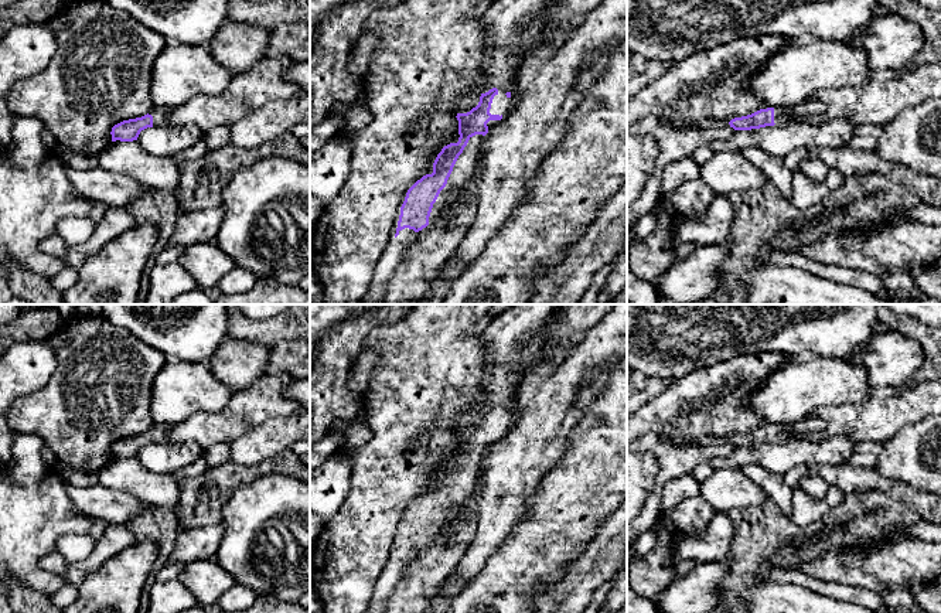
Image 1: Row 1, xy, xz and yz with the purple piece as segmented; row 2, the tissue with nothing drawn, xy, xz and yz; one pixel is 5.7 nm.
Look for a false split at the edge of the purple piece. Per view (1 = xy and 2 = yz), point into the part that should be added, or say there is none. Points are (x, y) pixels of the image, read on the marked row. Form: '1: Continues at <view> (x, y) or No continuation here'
1: Continues at xy (159, 115)
2: Continues at yz (812, 108)

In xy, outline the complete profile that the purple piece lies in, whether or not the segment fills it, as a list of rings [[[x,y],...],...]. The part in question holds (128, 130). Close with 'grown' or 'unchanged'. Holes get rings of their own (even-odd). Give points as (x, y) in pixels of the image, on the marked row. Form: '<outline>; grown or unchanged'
[[[153,108],[147,115],[136,119],[123,120],[112,127],[112,142],[137,140],[142,130],[153,126],[164,126],[167,112],[163,108]]]; grown

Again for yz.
[[[808,99],[807,102],[795,105],[790,110],[781,108],[767,108],[747,116],[717,122],[717,125],[730,126],[734,130],[751,130],[774,125],[784,126],[792,119],[815,119],[816,116],[824,115],[826,109],[826,103],[816,99]]]; grown

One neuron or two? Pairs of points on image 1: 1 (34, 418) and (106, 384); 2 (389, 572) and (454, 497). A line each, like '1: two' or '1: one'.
1: one
2: one

